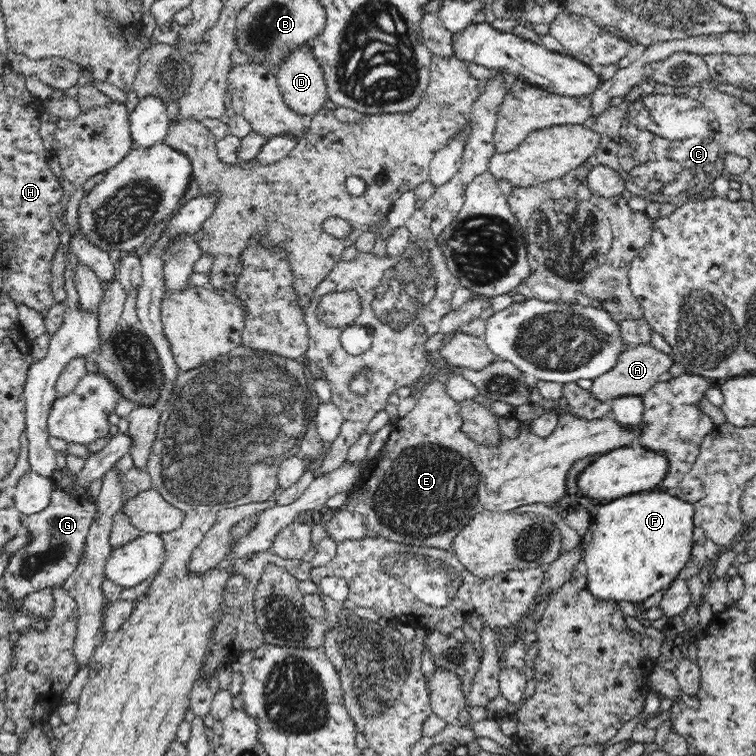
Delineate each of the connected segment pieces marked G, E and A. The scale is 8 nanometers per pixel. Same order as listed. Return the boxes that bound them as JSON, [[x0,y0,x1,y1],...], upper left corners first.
[[1,471,96,605],[342,380,638,550],[586,345,672,402]]

